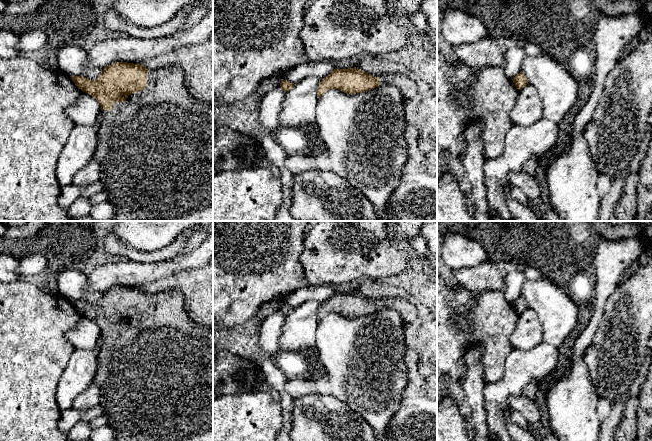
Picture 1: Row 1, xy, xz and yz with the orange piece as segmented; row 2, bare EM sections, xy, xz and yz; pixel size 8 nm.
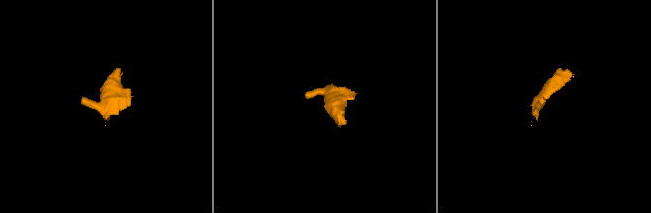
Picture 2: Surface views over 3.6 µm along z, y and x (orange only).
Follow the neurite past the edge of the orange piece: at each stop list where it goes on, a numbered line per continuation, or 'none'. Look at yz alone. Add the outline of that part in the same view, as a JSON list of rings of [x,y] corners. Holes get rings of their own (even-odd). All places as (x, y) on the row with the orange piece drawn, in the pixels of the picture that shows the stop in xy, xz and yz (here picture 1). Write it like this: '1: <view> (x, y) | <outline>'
none

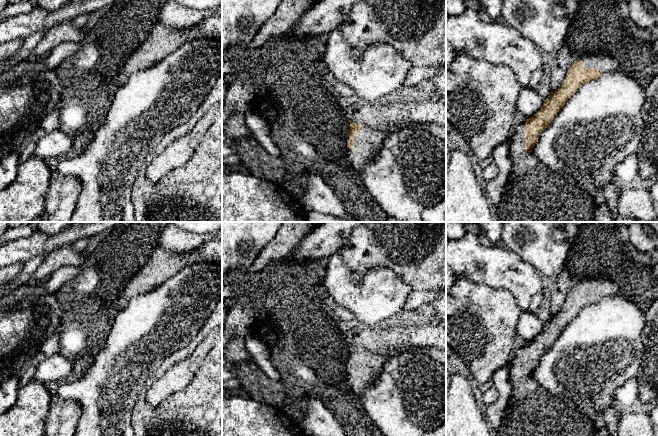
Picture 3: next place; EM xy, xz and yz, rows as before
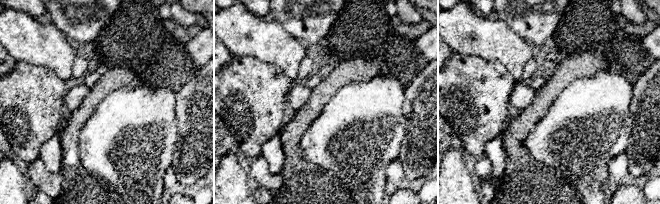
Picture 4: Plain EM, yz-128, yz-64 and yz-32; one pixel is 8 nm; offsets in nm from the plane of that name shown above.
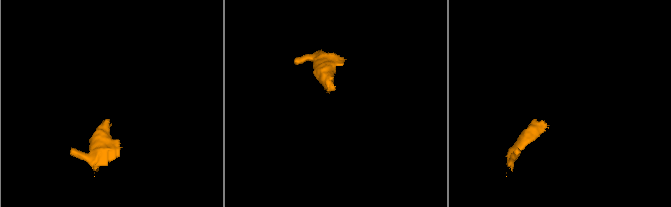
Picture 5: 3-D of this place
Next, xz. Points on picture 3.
1: xz (367, 142) | [[[362,122],[356,123],[360,124],[361,128],[354,135],[354,147],[350,149],[347,146],[346,157],[351,166],[360,171],[379,152],[388,135],[388,129],[376,129]]]

